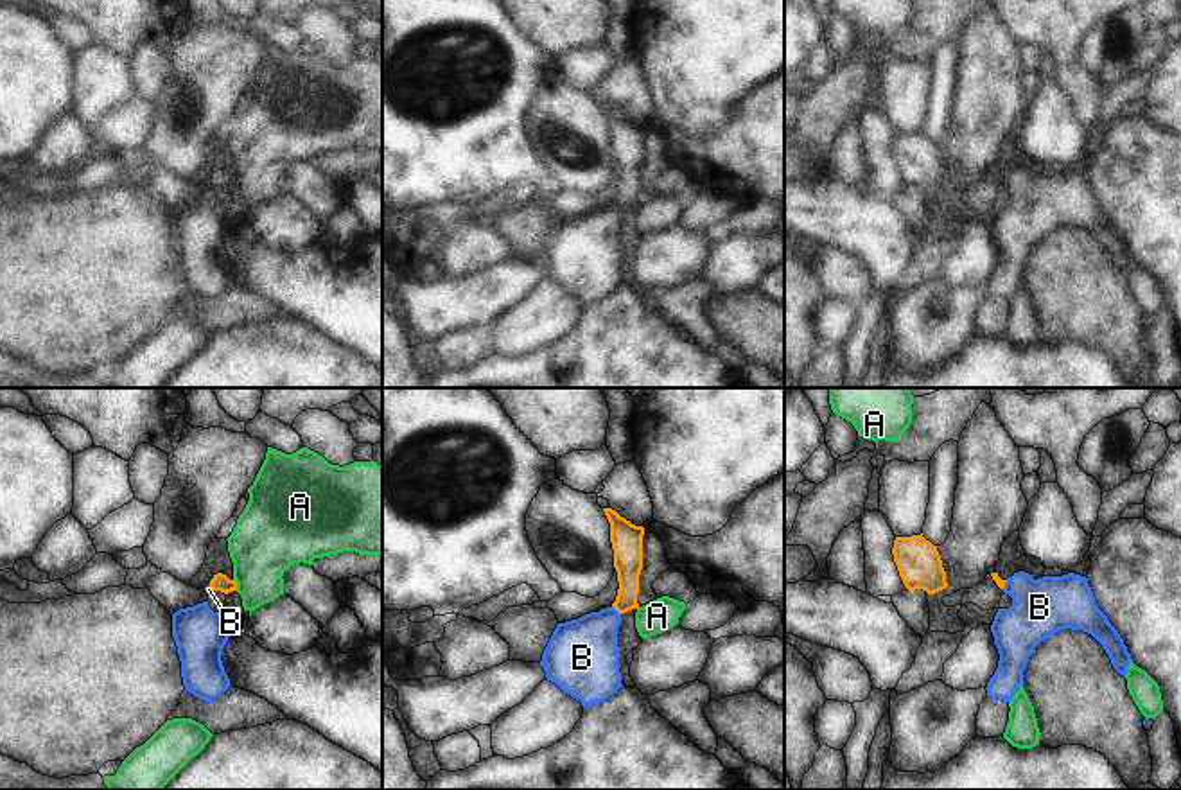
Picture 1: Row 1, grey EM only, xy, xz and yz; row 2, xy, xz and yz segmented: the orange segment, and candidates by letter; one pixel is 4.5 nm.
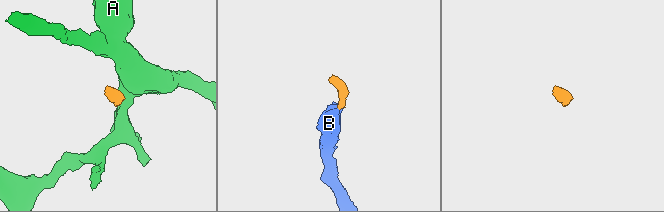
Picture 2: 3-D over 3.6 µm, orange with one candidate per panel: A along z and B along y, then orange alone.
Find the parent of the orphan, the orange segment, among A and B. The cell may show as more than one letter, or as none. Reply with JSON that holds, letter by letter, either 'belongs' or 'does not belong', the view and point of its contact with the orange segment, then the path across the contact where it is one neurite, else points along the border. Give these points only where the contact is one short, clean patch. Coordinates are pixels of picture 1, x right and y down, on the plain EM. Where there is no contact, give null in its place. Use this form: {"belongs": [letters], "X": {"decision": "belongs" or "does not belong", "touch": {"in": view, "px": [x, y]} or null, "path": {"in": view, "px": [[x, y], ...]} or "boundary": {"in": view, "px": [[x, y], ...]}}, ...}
{"belongs": ["B"], "A": {"decision": "does not belong", "touch": {"in": "xy", "px": [236, 182]}, "boundary": {"in": "xy", "px": [[234, 176], [237, 187]]}}, "B": {"decision": "belongs", "touch": {"in": "xz", "px": [616, 207]}, "path": {"in": "xz", "px": [[627, 153], [627, 196], [616, 207], [594, 232], [584, 252]]}}}

